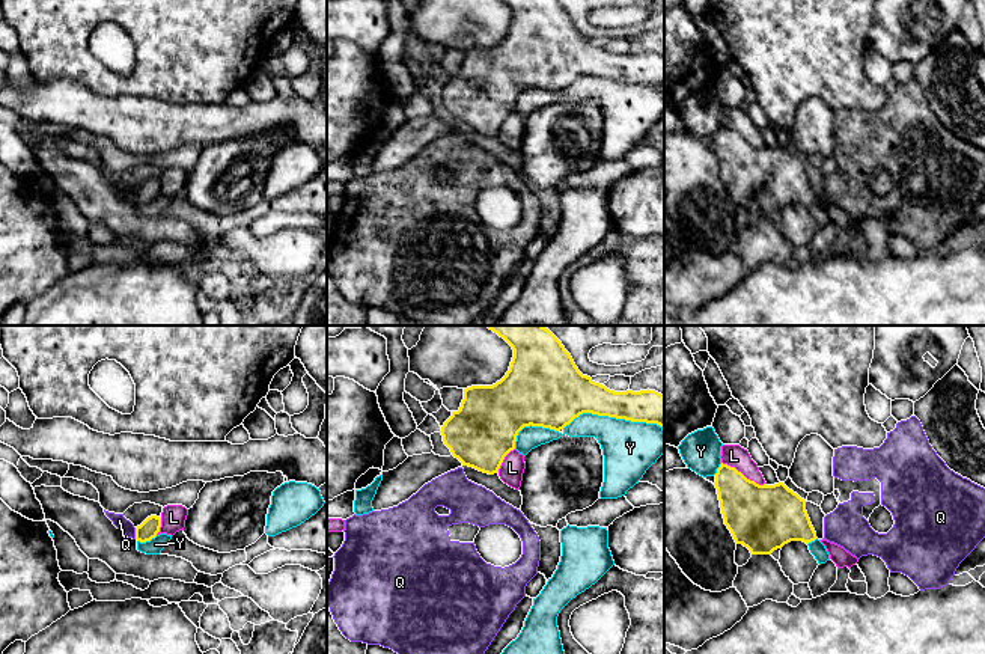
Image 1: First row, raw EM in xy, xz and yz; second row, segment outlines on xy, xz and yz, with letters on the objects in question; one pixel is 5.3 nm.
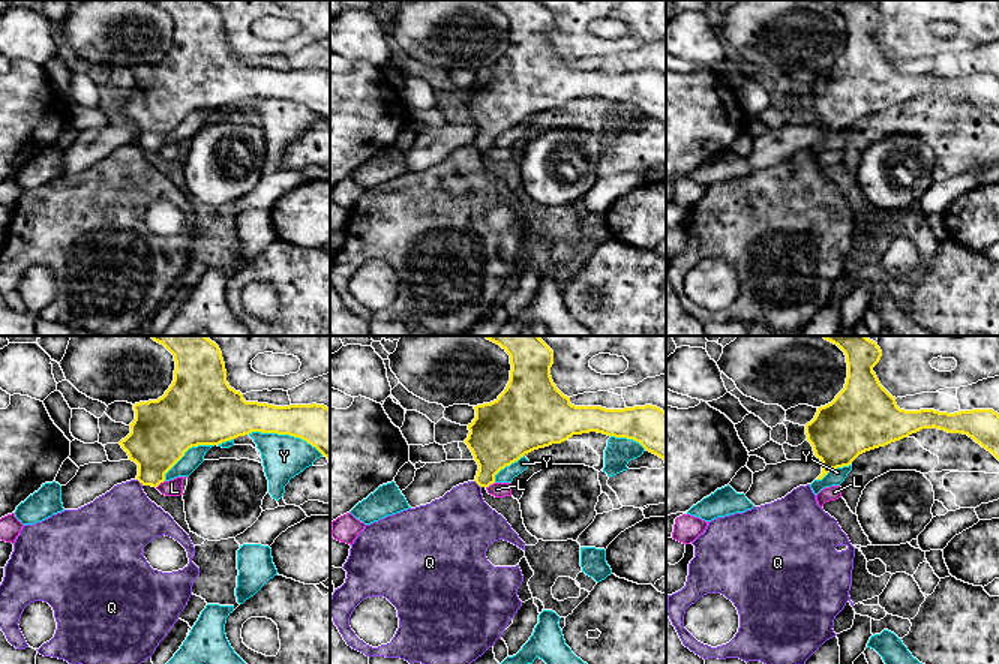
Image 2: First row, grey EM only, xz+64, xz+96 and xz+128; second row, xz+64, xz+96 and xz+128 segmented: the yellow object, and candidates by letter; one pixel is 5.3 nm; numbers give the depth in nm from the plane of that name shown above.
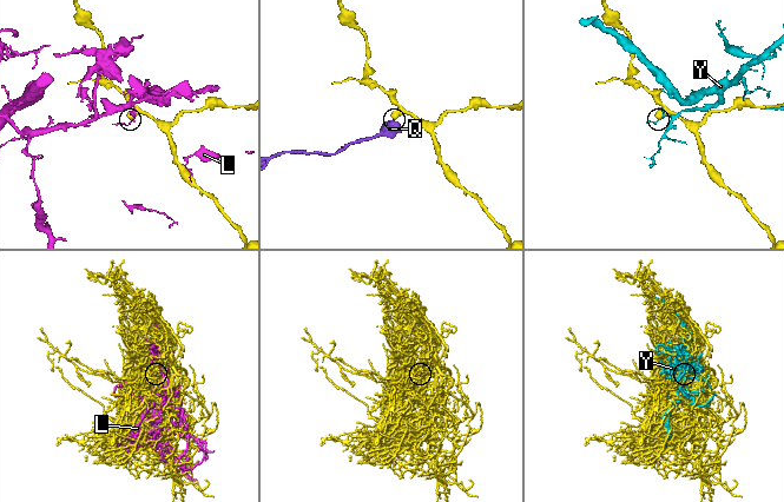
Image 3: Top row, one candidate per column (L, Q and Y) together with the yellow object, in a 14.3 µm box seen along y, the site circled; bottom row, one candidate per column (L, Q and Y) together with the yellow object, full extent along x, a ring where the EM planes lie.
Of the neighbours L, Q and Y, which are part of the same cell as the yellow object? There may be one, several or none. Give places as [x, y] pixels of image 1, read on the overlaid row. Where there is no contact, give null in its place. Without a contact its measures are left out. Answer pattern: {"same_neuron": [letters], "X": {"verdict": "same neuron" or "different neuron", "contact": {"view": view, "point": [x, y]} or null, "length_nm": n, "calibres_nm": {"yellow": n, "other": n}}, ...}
{"same_neuron": [], "L": {"verdict": "different neuron", "contact": {"view": "yz", "point": [743, 475]}, "length_nm": 260, "calibres_nm": {"yellow": 360, "other": 120}}, "Q": {"verdict": "different neuron", "contact": {"view": "xy", "point": [136, 534]}, "length_nm": 60, "calibres_nm": {"yellow": 100, "other": 70}}, "Y": {"verdict": "different neuron", "contact": {"view": "xz", "point": [613, 416]}, "length_nm": 550, "calibres_nm": {"yellow": 240, "other": 280}}}

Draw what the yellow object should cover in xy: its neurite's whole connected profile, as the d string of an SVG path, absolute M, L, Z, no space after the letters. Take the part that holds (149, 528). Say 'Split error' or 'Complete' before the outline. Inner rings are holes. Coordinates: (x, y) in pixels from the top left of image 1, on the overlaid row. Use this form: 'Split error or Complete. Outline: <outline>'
Complete. Outline: M151 515L140 526L136 527L136 539L140 542L151 541L157 536L160 527L161 518L157 515Z

